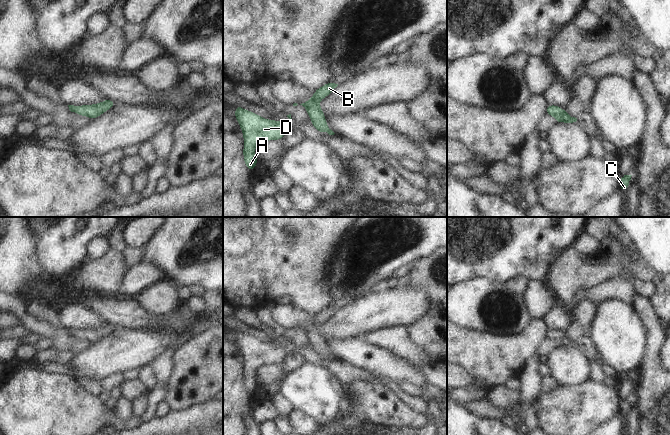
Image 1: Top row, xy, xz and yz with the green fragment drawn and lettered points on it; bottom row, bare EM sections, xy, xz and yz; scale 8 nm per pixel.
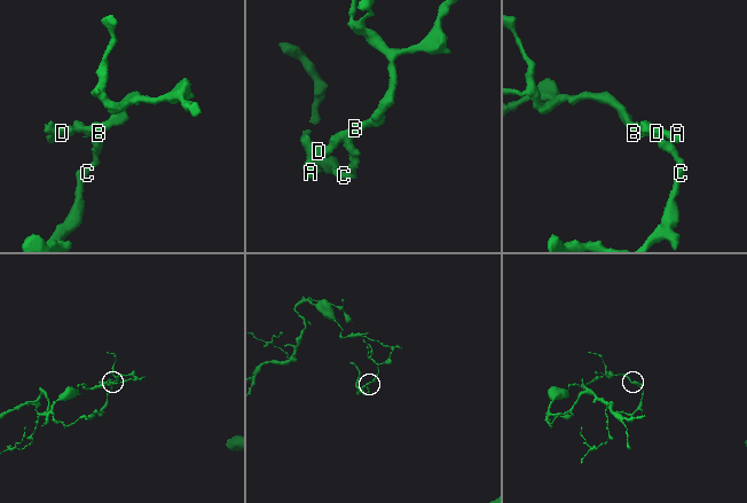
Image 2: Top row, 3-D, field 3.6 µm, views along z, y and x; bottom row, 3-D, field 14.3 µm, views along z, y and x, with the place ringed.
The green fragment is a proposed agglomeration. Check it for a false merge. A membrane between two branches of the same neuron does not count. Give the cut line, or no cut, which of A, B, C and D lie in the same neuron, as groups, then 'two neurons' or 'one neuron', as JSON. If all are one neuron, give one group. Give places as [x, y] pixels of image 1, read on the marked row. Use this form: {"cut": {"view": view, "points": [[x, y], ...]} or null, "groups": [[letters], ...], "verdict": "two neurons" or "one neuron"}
{"cut": {"view": "yz", "points": [[563, 109], [554, 116]]}, "groups": [["A", "B", "D"], ["C"]], "verdict": "two neurons"}

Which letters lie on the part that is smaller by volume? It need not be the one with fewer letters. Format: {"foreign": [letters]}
{"foreign": ["C"]}

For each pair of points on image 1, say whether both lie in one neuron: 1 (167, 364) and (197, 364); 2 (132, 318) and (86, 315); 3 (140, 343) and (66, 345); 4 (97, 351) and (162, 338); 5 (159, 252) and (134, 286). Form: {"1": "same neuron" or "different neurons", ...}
{"1": "different neurons", "2": "different neurons", "3": "different neurons", "4": "same neuron", "5": "different neurons"}

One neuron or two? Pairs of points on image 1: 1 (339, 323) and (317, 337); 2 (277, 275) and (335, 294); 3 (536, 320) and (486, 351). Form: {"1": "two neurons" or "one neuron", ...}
{"1": "two neurons", "2": "two neurons", "3": "one neuron"}

